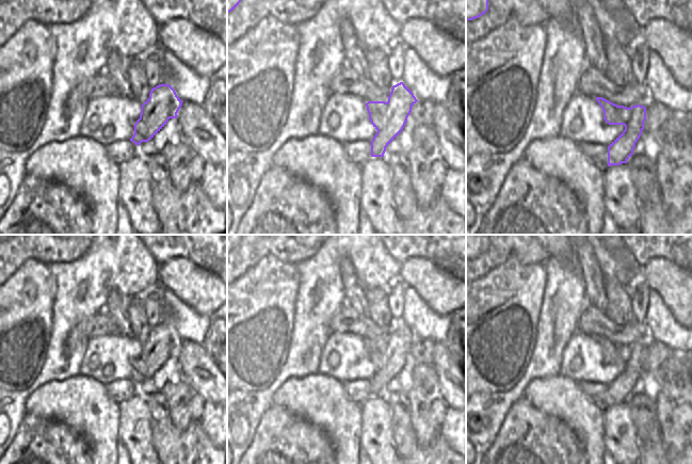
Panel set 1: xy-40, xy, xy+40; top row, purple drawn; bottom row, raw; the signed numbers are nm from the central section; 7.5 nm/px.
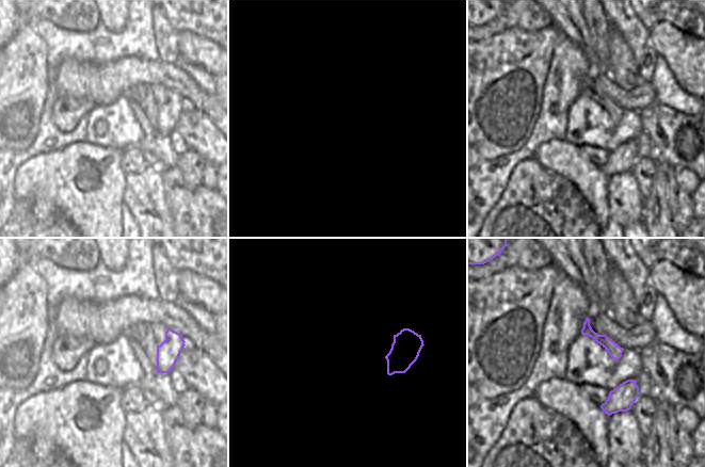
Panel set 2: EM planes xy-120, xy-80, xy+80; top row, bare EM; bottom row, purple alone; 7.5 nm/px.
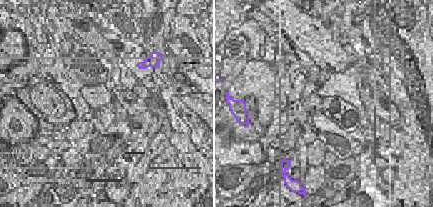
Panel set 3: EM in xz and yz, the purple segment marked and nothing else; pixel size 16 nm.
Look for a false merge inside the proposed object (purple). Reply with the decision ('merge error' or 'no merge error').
no merge error

